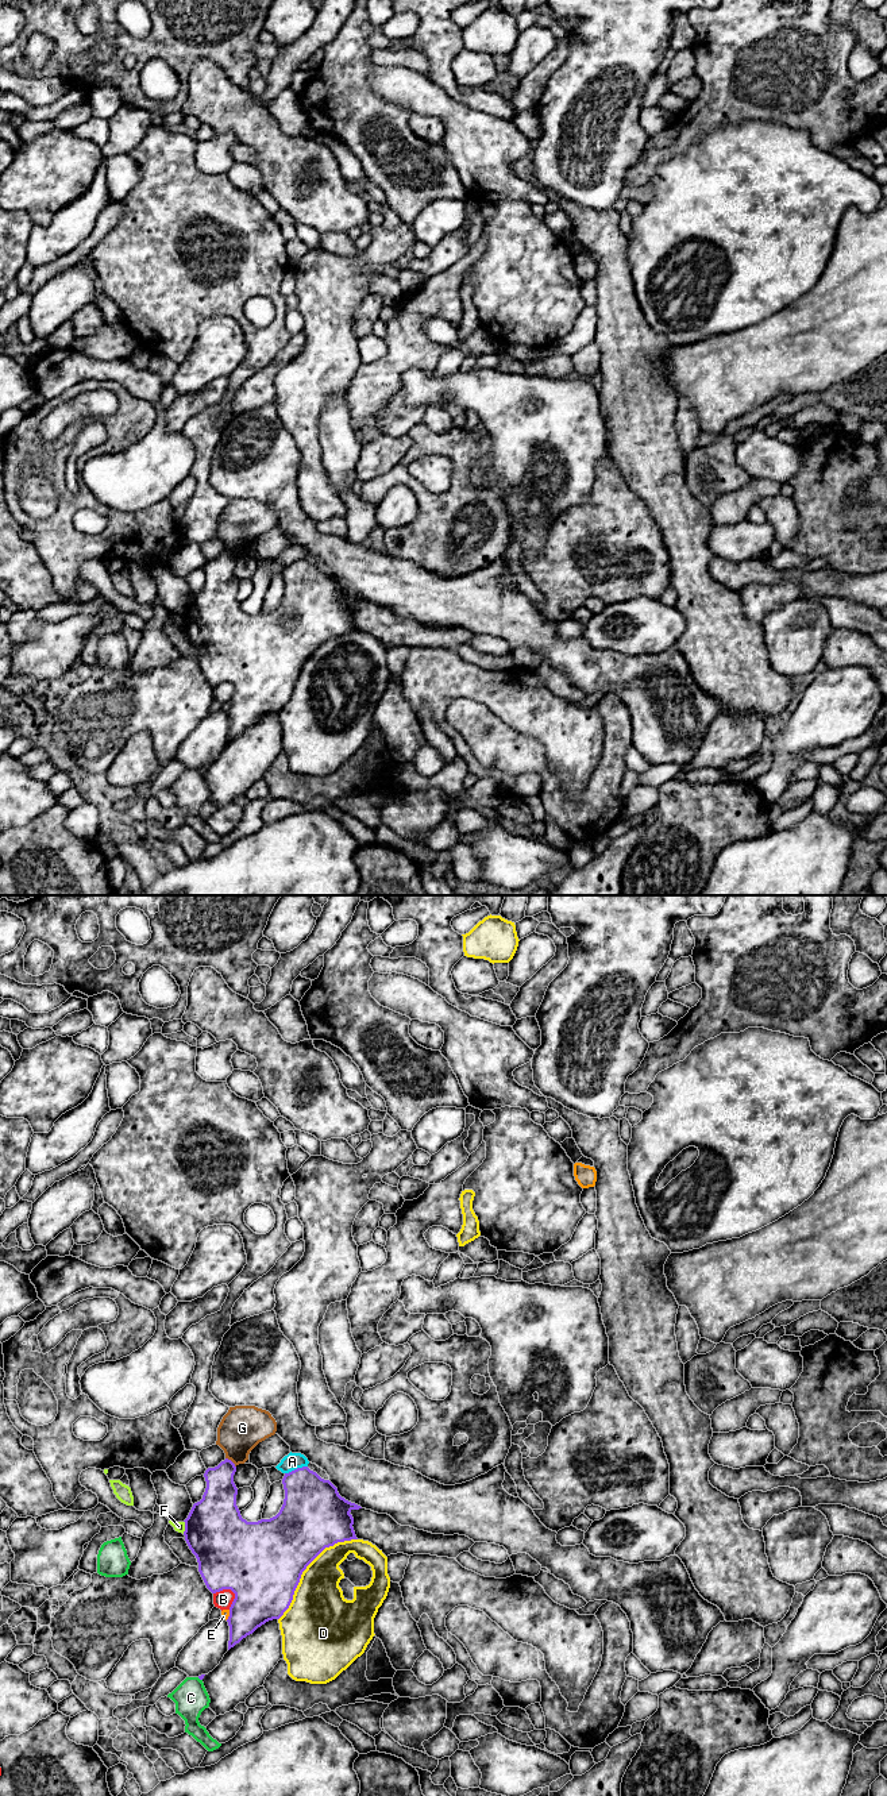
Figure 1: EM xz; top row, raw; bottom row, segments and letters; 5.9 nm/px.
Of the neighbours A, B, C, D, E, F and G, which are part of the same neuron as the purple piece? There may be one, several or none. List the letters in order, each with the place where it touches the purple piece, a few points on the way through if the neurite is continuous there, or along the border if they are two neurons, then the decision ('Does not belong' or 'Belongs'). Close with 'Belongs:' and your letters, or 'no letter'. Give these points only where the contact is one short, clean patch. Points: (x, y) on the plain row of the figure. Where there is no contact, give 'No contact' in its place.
A: Touches purple at xz (297, 561). Does not belong
B: Touches purple at xz (231, 682). Does not belong
C: Touches purple at xz (200, 771). Does not belong
D: Touches purple at xz (305, 661). Does not belong
E: Touches purple at xz (230, 708). Does not belong
F: Touches purple at xz (185, 620). Boundary: xz (184, 613), (182, 625). Does not belong
G: Touches purple at xz (231, 554). Boundary: xz (226, 550), (235, 559). Does not belong
Belongs: no letter

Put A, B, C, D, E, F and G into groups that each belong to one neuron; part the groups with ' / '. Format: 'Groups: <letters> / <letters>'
Groups: A / B / C / D / E / F / G

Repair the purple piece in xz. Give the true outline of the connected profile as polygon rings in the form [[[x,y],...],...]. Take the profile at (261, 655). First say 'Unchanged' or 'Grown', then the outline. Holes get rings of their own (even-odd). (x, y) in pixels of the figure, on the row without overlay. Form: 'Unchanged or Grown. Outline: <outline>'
Unchanged. Outline: [[[228,551],[215,560],[208,560],[204,566],[207,581],[203,591],[193,597],[184,613],[185,633],[197,651],[198,664],[207,681],[212,686],[223,682],[231,682],[235,686],[227,712],[230,718],[228,743],[266,714],[279,712],[284,708],[293,693],[302,664],[325,640],[338,635],[358,632],[352,620],[354,610],[350,605],[362,601],[342,590],[329,573],[324,573],[308,559],[302,559],[285,566],[282,571],[285,591],[279,605],[270,612],[247,614],[236,598],[235,564],[236,559]]]

